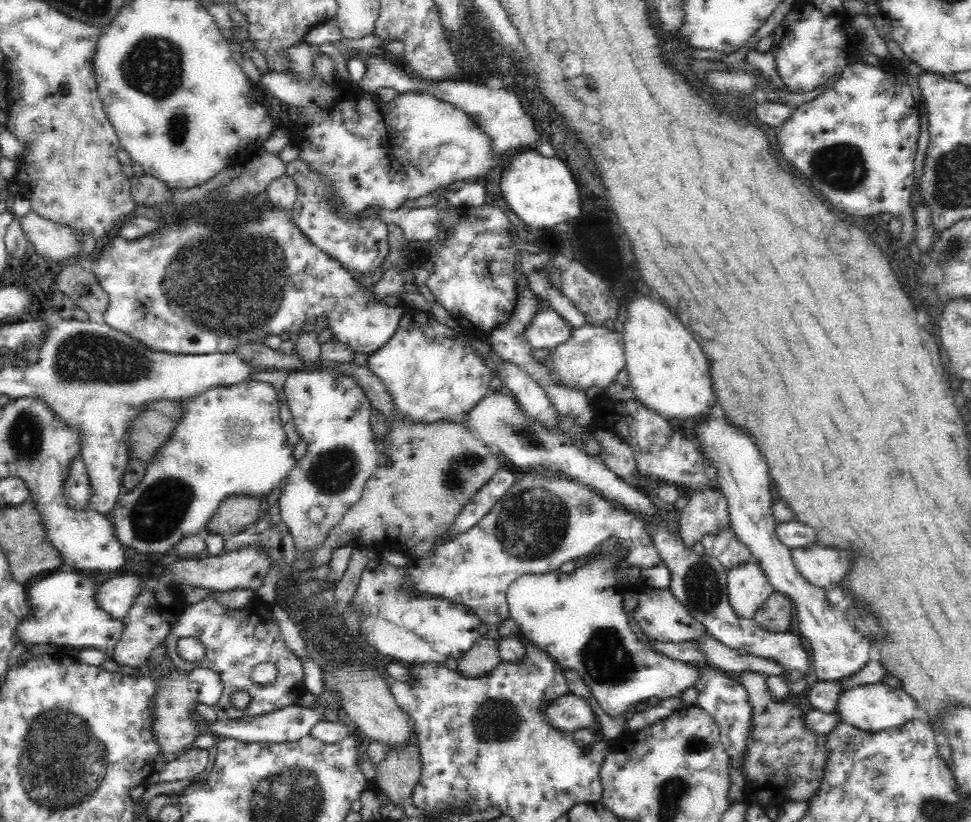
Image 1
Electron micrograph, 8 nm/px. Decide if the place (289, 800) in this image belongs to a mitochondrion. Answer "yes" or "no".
yes

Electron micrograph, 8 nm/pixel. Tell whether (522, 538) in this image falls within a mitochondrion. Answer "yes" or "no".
yes

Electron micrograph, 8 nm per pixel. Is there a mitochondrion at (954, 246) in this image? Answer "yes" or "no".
yes

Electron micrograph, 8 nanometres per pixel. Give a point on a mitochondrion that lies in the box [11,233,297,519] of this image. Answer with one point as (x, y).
(85, 356)

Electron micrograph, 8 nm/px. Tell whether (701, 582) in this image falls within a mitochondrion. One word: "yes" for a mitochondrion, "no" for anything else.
yes

